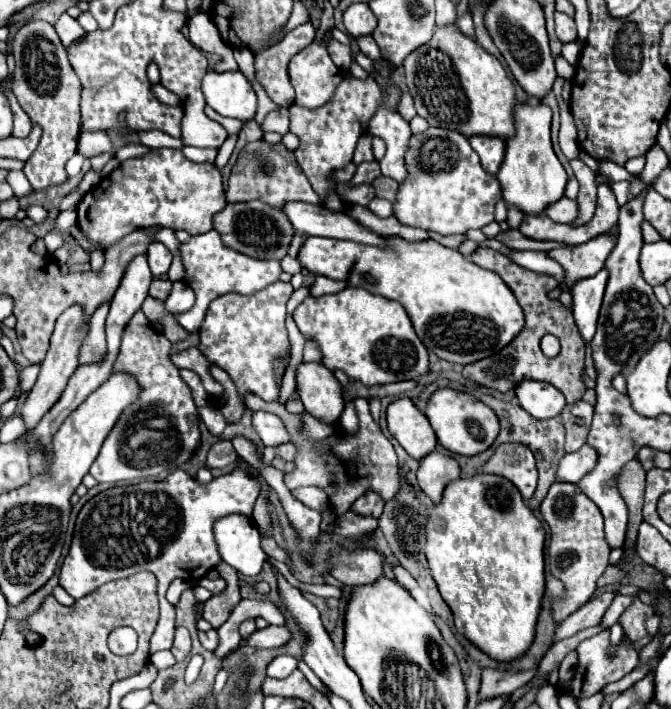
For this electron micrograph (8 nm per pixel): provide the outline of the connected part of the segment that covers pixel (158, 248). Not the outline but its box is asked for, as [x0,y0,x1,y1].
[148,241,172,277]

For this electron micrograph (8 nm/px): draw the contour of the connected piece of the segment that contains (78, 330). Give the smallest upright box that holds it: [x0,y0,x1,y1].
[18,307,88,431]

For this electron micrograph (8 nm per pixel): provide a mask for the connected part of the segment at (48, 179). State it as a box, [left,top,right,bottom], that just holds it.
[12,21,80,189]

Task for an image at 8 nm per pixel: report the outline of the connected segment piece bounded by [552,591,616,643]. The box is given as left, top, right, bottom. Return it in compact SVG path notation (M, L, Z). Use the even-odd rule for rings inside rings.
M596 593L584 607L580 607L580 611L572 613L568 619L564 619L564 623L558 625L554 637L552 637L552 643L558 643L562 639L568 639L572 635L576 635L578 631L586 629L586 627L592 627L592 625L600 625L606 609L610 607L612 599L616 595L614 593Z

